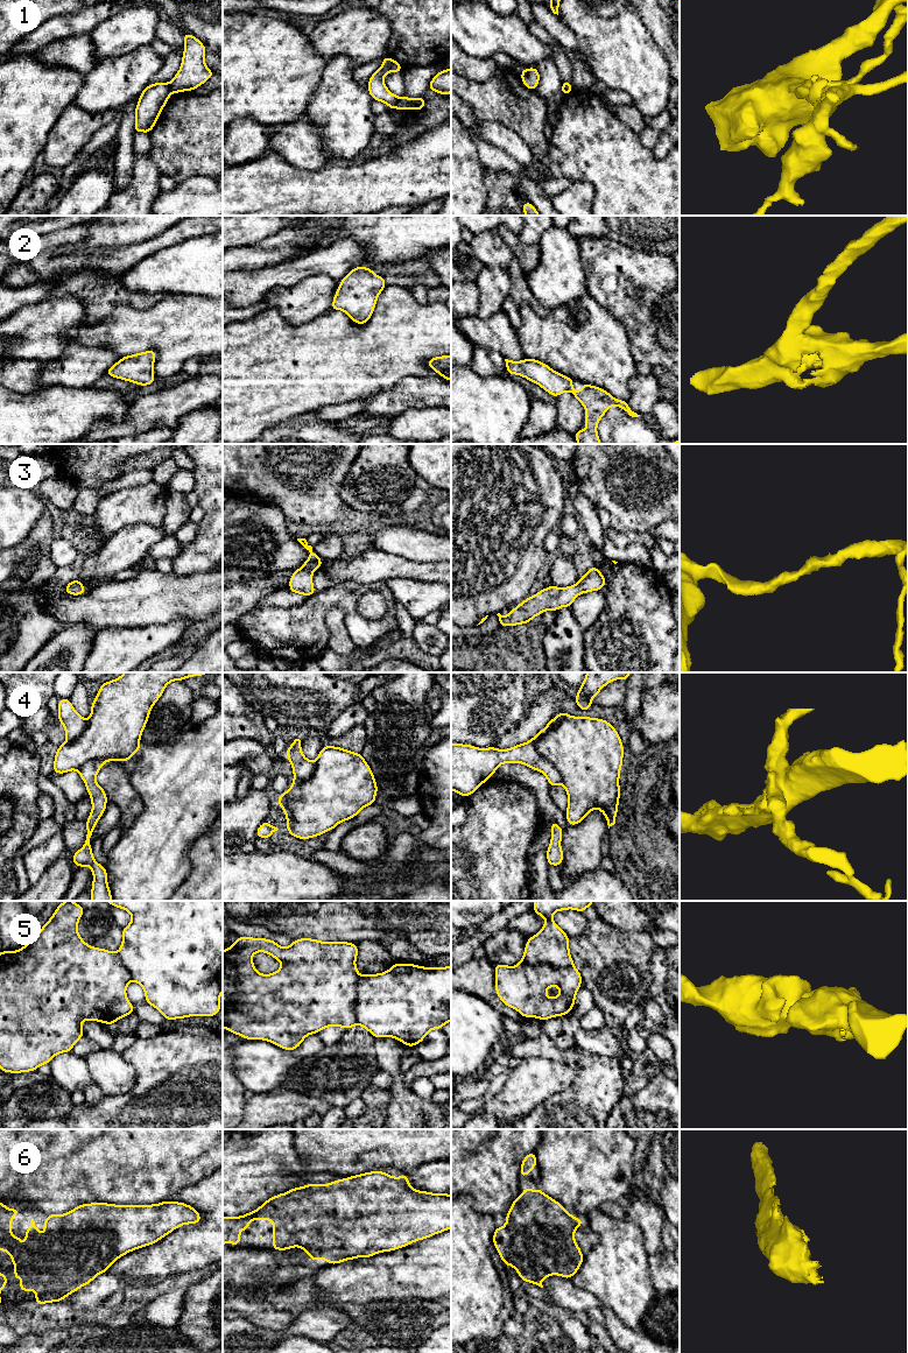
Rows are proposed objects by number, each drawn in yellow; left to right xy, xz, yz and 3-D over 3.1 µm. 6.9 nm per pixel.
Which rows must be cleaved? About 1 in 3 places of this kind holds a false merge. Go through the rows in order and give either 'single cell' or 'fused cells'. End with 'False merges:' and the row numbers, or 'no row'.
1: fused cells
2: single cell
3: single cell
4: fused cells
5: fused cells
6: single cell
False merges: 1, 4, 5

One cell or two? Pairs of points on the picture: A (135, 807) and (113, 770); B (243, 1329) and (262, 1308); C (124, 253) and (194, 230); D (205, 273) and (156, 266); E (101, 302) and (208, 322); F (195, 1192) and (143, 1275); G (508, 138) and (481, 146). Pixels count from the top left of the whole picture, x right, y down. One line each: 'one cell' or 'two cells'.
A: one cell
B: two cells
C: one cell
D: one cell
E: two cells
F: one cell
G: two cells

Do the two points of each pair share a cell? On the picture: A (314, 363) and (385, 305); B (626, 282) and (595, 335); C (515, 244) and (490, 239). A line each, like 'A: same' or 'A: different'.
A: same
B: different
C: different

